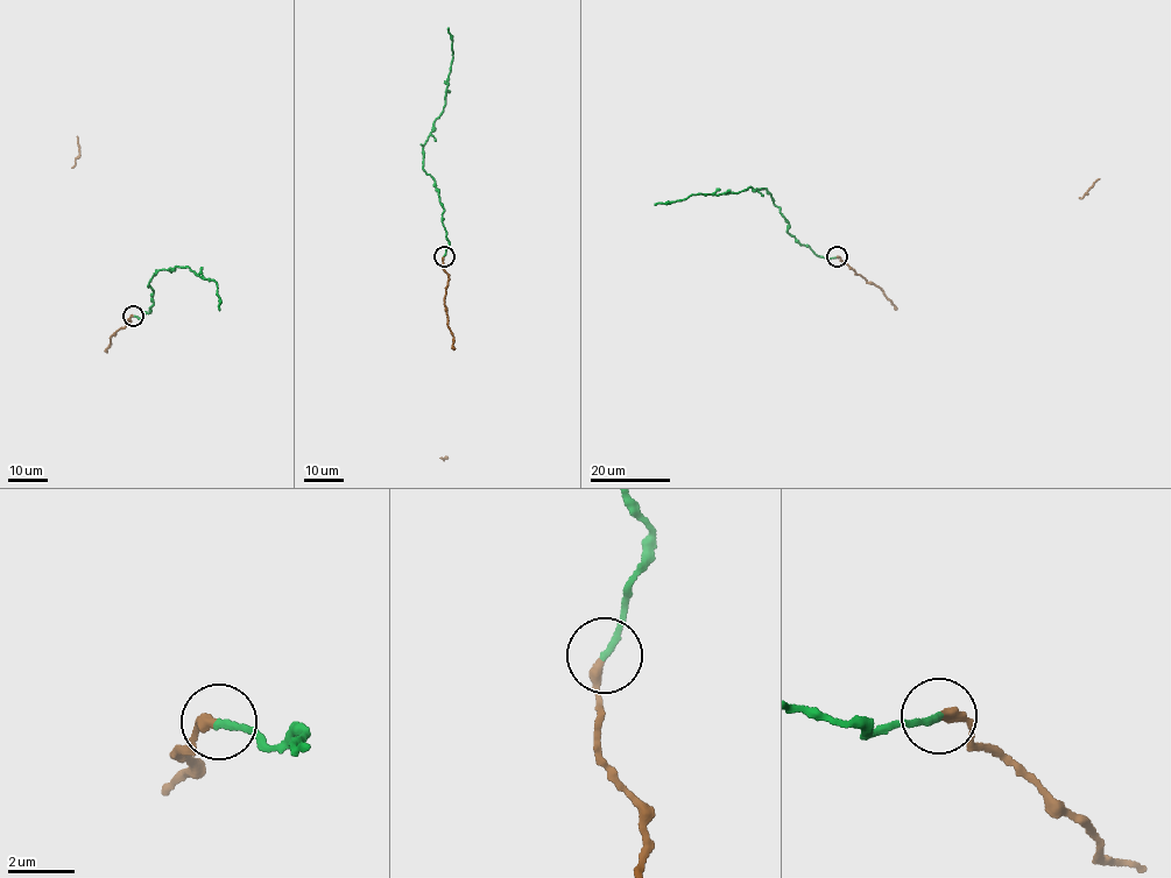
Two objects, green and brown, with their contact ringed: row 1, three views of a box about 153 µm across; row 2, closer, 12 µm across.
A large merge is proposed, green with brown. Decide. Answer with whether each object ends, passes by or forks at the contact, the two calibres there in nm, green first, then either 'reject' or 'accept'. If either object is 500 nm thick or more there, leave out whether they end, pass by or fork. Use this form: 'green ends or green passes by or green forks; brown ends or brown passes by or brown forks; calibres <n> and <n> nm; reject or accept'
green ends; brown ends; calibres 200 and 300 nm; accept

